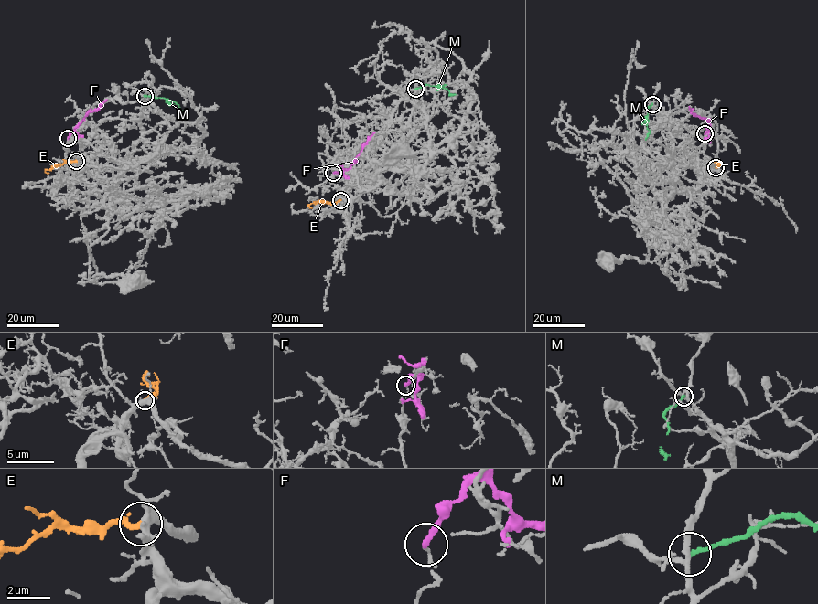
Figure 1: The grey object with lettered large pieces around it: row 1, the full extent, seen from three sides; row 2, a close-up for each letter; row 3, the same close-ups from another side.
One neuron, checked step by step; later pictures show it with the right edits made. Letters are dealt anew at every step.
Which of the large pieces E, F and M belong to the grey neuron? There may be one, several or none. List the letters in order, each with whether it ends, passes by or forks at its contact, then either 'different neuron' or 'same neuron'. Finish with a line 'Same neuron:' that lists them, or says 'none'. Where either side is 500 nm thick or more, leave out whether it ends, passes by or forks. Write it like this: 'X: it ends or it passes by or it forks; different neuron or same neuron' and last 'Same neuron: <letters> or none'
E: it ends; same neuron
F: it ends; different neuron
M: it ends; different neuron
Same neuron: E

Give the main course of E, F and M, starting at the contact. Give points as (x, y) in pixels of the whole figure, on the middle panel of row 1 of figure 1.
E: (340, 200), (328, 203), (319, 200), (308, 205), (311, 207)
F: (333, 172), (350, 166), (374, 132)
M: (415, 89), (426, 85), (439, 86), (448, 90), (449, 95), (456, 95)

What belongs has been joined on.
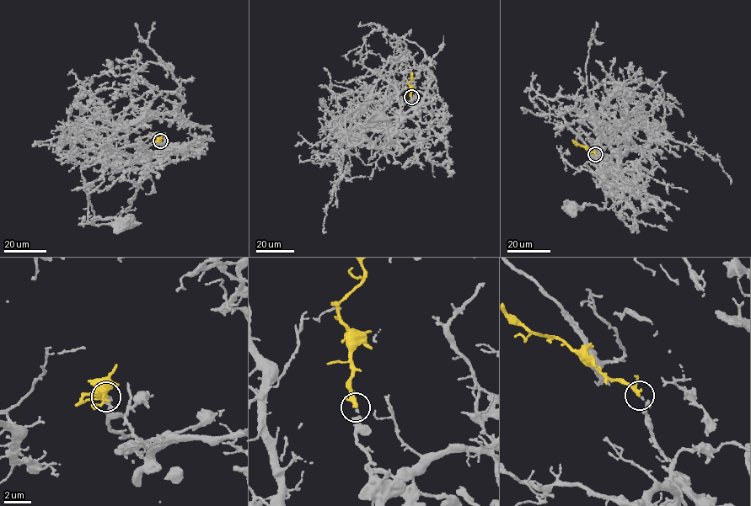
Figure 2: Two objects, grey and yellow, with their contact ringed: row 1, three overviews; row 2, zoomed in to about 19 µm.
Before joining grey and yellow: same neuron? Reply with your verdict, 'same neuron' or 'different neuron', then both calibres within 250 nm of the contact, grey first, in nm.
same neuron; calibres 180 and 240 nm

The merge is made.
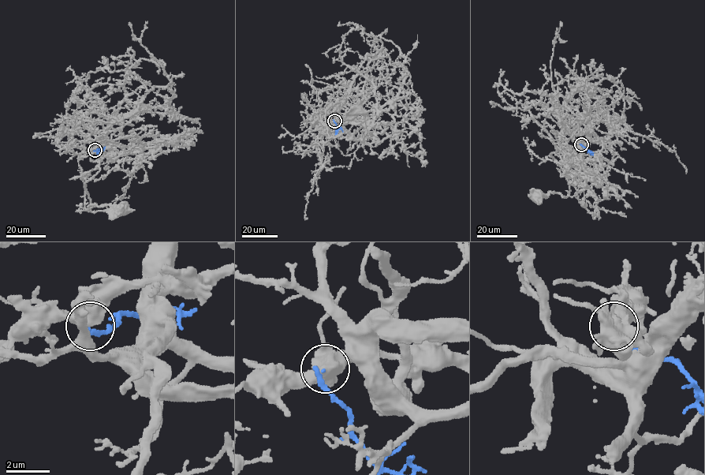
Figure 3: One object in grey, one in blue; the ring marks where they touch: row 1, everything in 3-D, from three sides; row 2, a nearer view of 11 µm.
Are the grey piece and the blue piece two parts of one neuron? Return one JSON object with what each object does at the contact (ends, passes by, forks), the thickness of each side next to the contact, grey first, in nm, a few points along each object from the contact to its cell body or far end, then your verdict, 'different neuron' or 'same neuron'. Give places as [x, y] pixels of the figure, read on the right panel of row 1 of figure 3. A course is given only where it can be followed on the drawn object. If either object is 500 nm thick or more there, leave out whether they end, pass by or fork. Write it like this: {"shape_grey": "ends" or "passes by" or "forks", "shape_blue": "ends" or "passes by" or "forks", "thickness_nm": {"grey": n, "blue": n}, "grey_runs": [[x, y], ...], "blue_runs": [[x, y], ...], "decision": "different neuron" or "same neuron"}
{"thickness_nm": {"grey": 500, "blue": 240}, "grey_runs": [[581, 143], [582, 147], [550, 154], [568, 181], [570, 190], [567, 196], [549, 192], [538, 196]], "blue_runs": [[581, 144], [593, 155]], "decision": "different neuron"}

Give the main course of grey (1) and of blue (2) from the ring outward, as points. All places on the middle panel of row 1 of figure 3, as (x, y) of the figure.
1: (334, 121), (340, 121), (339, 103), (326, 110), (329, 137), (339, 136), (341, 125), (359, 109)
2: (333, 121), (338, 129), (335, 135)

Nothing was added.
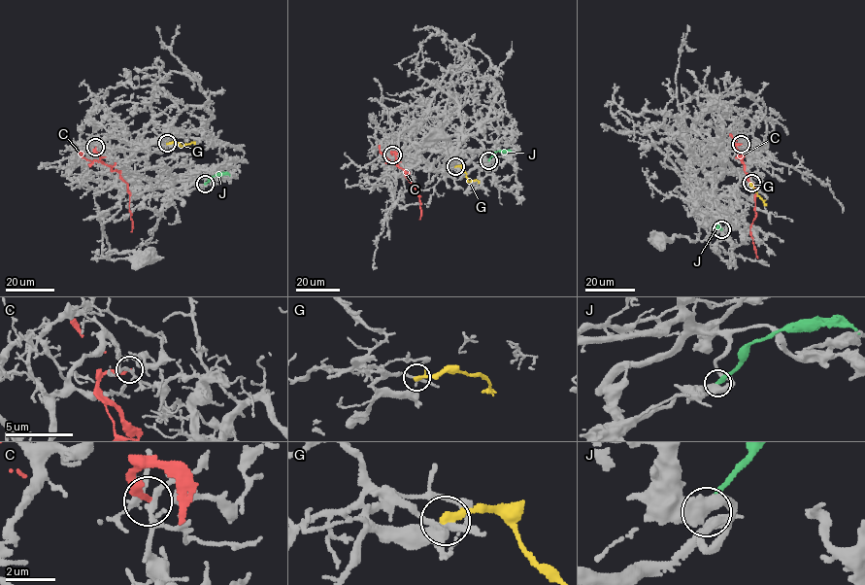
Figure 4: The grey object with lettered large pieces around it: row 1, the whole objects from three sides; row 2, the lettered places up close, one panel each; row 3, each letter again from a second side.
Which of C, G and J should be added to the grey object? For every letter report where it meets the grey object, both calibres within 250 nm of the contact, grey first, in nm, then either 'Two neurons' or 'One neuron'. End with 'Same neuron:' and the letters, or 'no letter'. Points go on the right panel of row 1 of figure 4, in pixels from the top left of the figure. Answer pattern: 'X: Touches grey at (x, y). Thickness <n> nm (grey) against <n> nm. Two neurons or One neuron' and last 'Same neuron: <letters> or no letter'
C: Touches grey at (741, 144). Thickness 200 nm (grey) against 200 nm. Two neurons
G: Touches grey at (751, 183). Thickness 180 nm (grey) against 320 nm. Two neurons
J: Touches grey at (721, 229). Thickness 550 nm (grey) against 280 nm. Two neurons
Same neuron: no letter

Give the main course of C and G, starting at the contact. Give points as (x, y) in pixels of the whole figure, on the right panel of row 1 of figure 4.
C: (741, 144), (735, 147), (748, 179), (755, 190), (756, 216), (750, 232), (758, 258)
G: (751, 183), (767, 203)

